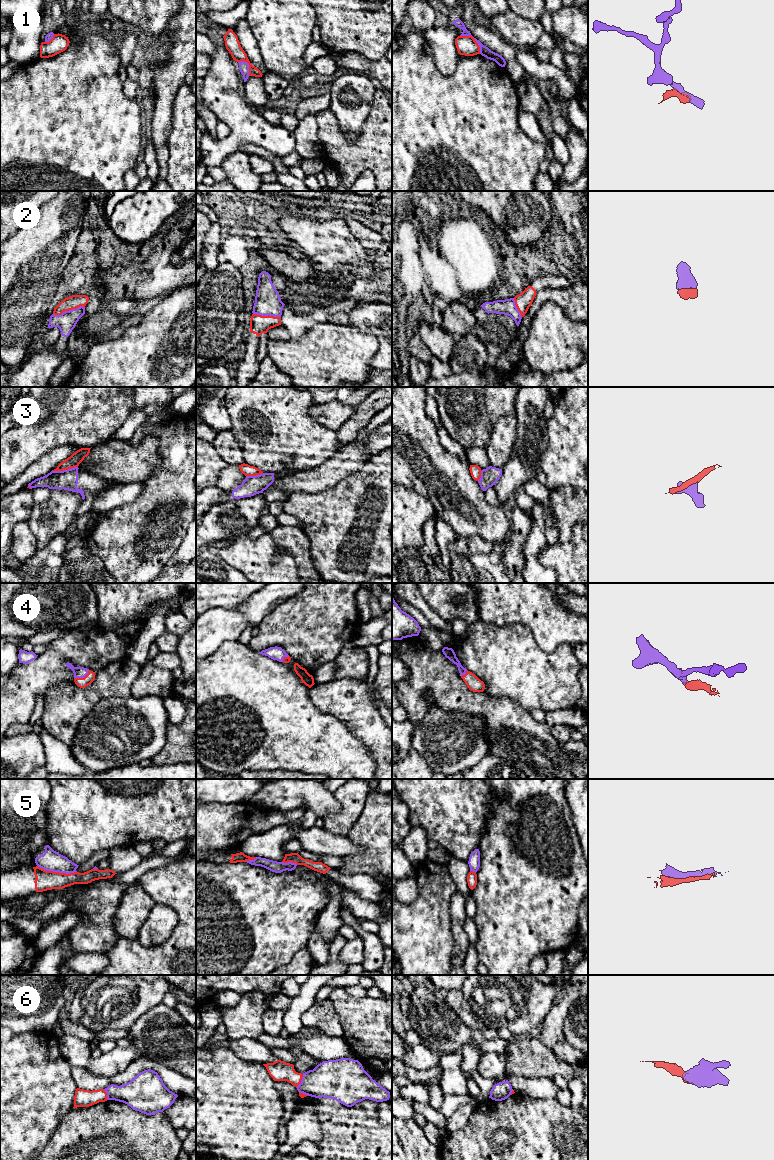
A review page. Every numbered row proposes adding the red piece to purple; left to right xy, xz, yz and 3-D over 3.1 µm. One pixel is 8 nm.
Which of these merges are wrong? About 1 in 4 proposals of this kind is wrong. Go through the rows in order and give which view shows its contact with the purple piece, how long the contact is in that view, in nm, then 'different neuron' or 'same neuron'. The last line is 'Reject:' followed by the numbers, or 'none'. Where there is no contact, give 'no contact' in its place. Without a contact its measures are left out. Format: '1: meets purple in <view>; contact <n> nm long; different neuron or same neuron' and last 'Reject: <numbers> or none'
1: meets purple in yz; contact 220 nm long; different neuron
2: meets purple in xy; contact 260 nm long; same neuron
3: meets purple in xy; contact 220 nm long; different neuron
4: meets purple in xy; contact 150 nm long; same neuron
5: meets purple in xy; contact 320 nm long; different neuron
6: meets purple in xz; contact 130 nm long; same neuron
Reject: 1, 3, 5

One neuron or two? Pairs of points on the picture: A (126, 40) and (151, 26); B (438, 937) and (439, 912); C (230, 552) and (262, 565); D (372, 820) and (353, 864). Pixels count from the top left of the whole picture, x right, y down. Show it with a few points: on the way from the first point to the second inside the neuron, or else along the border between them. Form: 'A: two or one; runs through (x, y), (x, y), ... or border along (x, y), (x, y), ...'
A: two; border along (129, 25), (137, 28)
B: one; runs through (438, 931), (438, 918)
C: one; runs through (238, 555), (254, 558)
D: one; runs through (372, 831), (372, 847), (364, 855)

